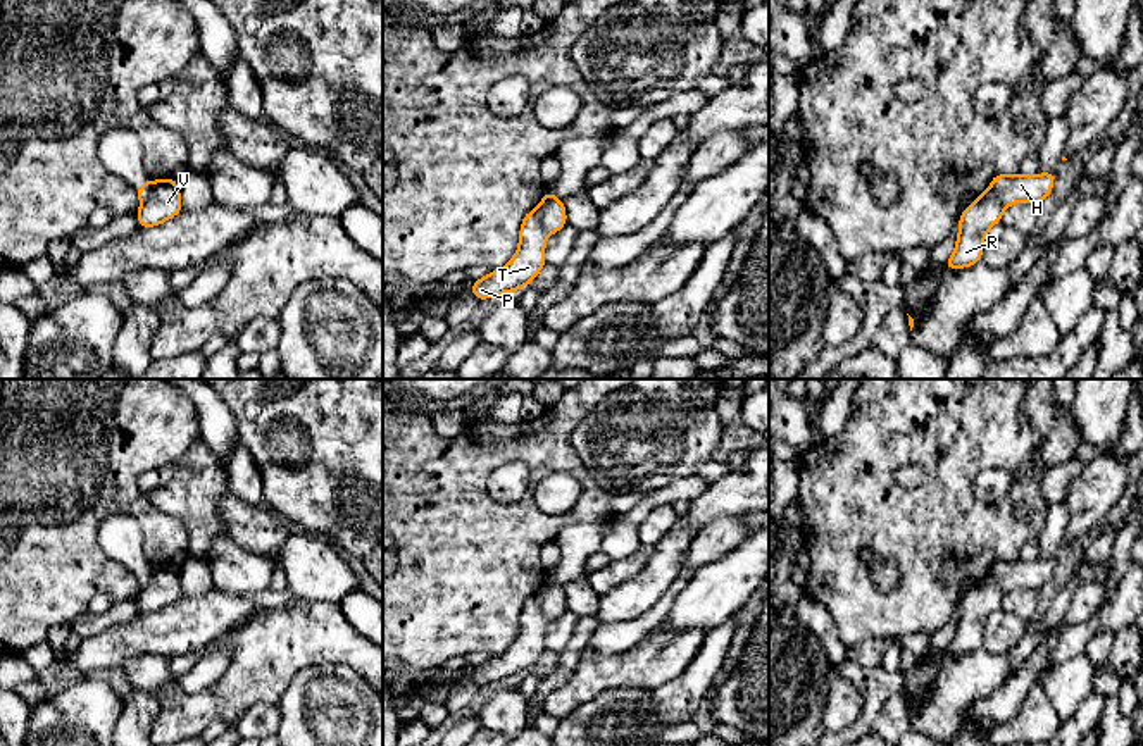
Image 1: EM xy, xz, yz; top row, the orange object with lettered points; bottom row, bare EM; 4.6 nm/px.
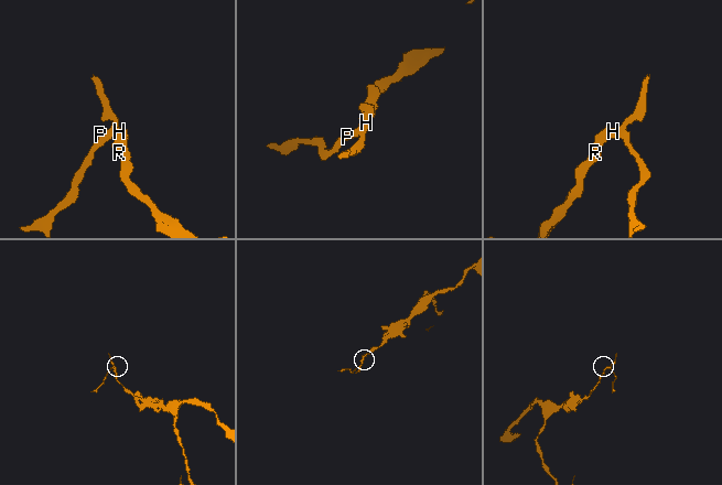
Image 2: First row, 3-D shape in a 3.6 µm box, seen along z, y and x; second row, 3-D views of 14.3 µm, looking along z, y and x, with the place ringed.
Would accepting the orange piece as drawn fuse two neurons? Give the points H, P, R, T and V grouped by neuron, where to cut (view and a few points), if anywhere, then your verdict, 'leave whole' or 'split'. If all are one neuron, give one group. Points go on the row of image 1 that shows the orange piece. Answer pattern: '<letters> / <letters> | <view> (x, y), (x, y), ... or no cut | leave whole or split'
H P T / R V | xy (156, 183), (150, 197), (142, 204) | split

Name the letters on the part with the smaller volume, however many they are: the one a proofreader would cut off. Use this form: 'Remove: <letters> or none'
Remove: H, P, T

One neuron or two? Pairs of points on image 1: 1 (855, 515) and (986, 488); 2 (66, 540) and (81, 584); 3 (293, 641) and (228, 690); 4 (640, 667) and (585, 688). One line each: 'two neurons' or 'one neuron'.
1: two neurons
2: one neuron
3: one neuron
4: one neuron

